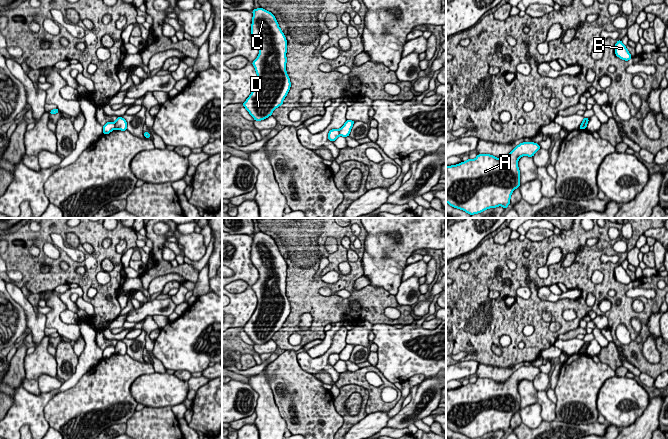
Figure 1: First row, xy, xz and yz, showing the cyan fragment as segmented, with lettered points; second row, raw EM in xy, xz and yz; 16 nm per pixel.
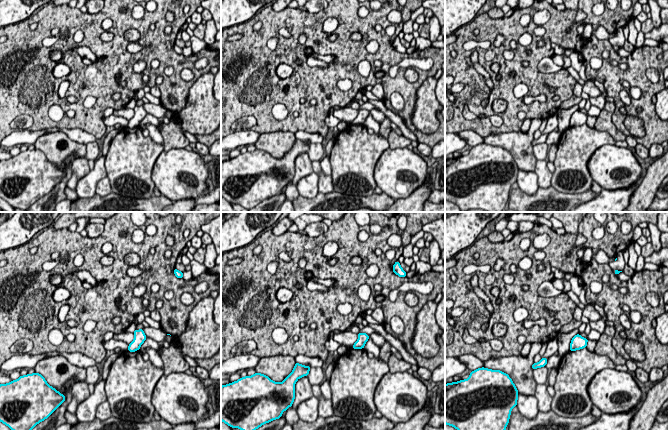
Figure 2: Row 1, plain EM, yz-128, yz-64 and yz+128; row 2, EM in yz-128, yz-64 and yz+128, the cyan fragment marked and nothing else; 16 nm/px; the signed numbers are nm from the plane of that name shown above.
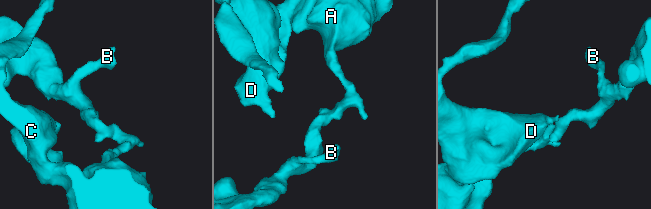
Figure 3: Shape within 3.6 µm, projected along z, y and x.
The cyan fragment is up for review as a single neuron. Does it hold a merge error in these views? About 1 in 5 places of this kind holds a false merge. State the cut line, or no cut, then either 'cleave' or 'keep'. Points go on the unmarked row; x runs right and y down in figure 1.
cut xy (114, 346), (115, 352); cleave

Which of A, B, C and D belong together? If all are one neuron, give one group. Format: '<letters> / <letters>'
A C D / B

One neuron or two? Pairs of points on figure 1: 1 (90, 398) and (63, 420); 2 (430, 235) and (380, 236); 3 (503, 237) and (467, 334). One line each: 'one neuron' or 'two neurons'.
1: one neuron
2: one neuron
3: two neurons

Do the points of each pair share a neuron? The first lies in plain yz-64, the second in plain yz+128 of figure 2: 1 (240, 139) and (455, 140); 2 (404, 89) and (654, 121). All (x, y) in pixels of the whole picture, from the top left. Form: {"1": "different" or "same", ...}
{"1": "same", "2": "same"}

